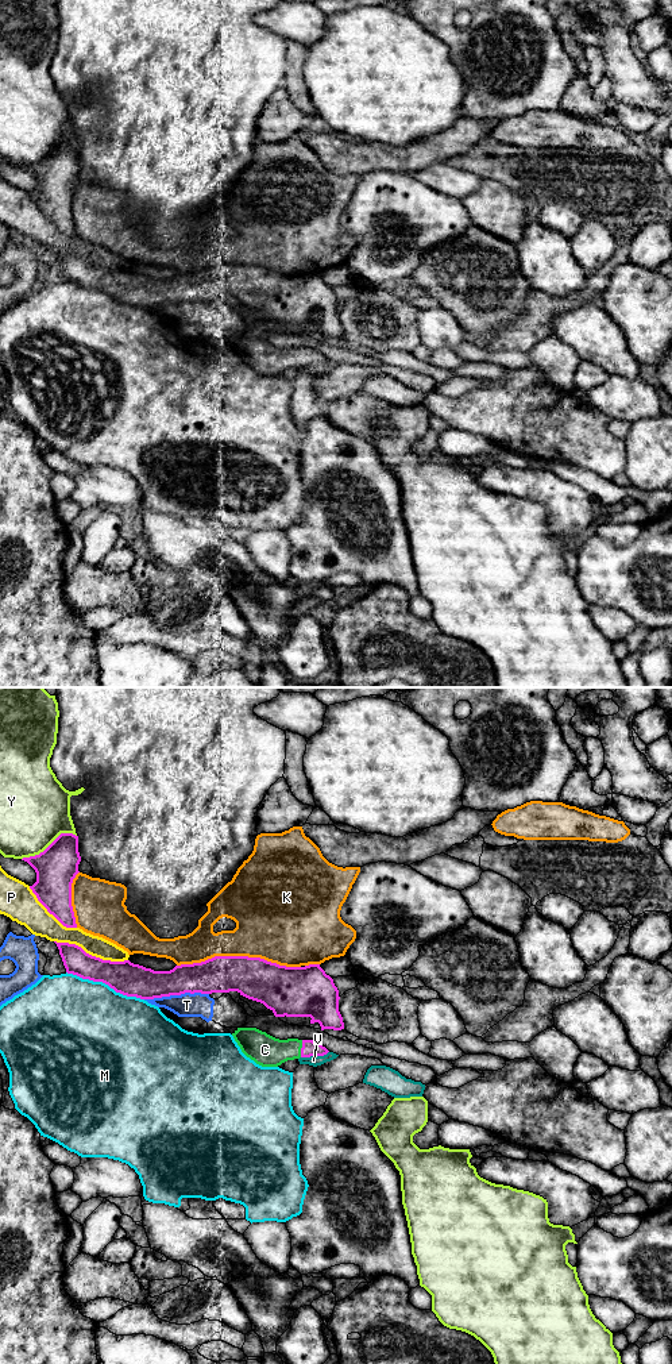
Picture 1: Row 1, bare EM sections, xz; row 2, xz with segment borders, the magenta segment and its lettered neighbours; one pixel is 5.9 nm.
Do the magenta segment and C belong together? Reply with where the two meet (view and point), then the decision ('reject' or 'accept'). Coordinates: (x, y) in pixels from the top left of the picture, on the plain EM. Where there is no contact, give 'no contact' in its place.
contact xz (301, 357); accept

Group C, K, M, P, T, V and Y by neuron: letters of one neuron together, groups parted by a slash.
C / K / M / P / T / V / Y

